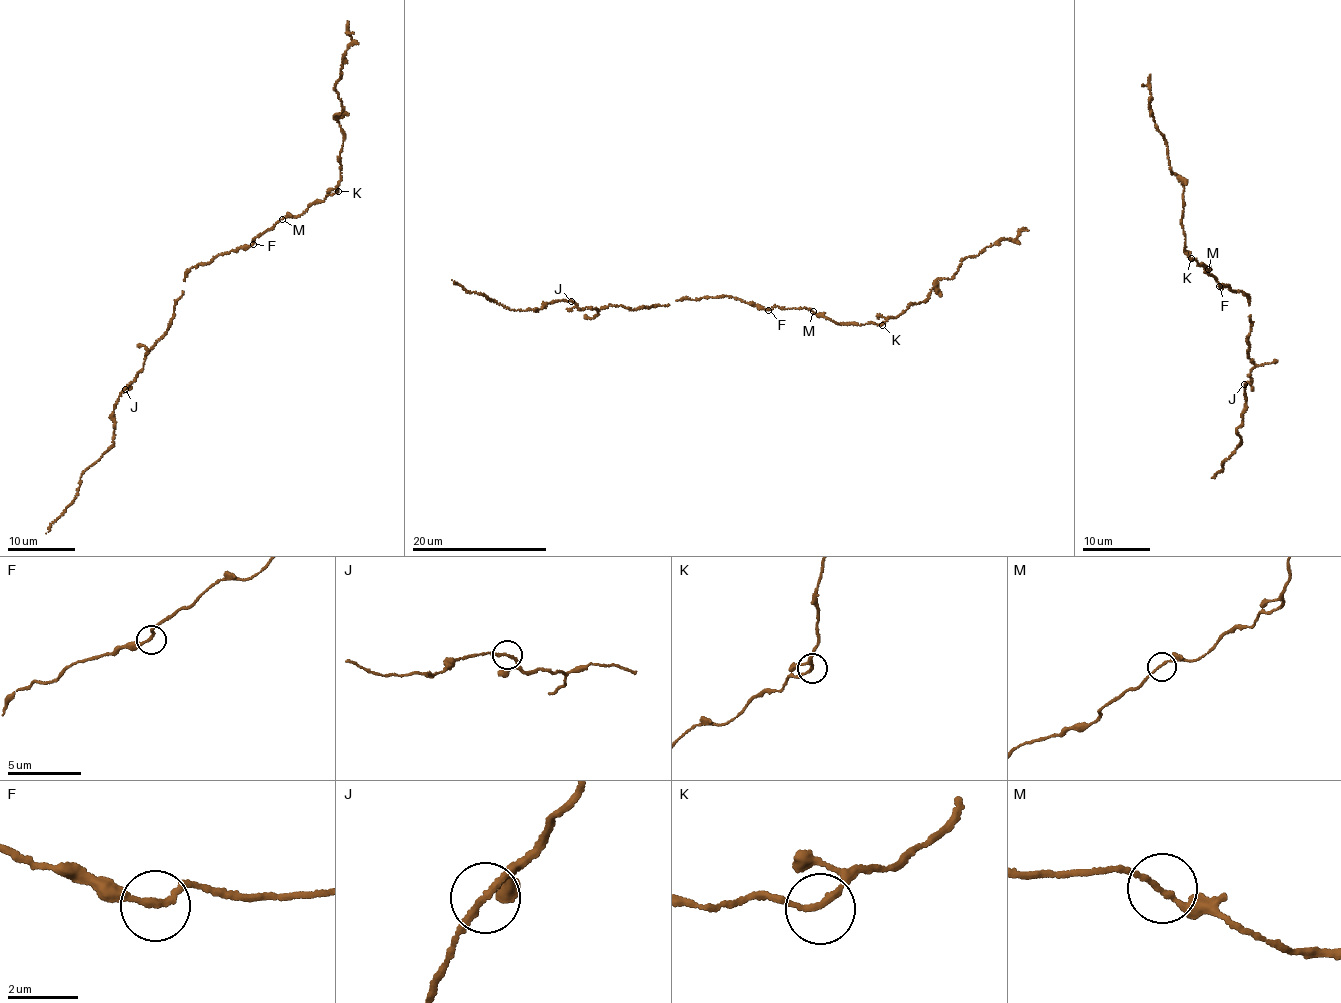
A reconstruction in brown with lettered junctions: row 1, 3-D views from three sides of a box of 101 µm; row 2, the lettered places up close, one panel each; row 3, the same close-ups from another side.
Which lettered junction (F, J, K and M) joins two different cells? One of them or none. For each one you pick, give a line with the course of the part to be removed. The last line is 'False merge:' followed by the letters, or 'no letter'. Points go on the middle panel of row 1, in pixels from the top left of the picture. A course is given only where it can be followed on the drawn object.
False merge: no letter

